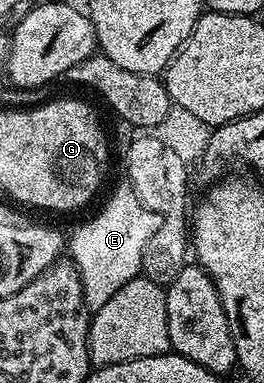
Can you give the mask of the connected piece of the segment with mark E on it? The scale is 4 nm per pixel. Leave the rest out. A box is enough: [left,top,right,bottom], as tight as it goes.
[69,181,163,310]

